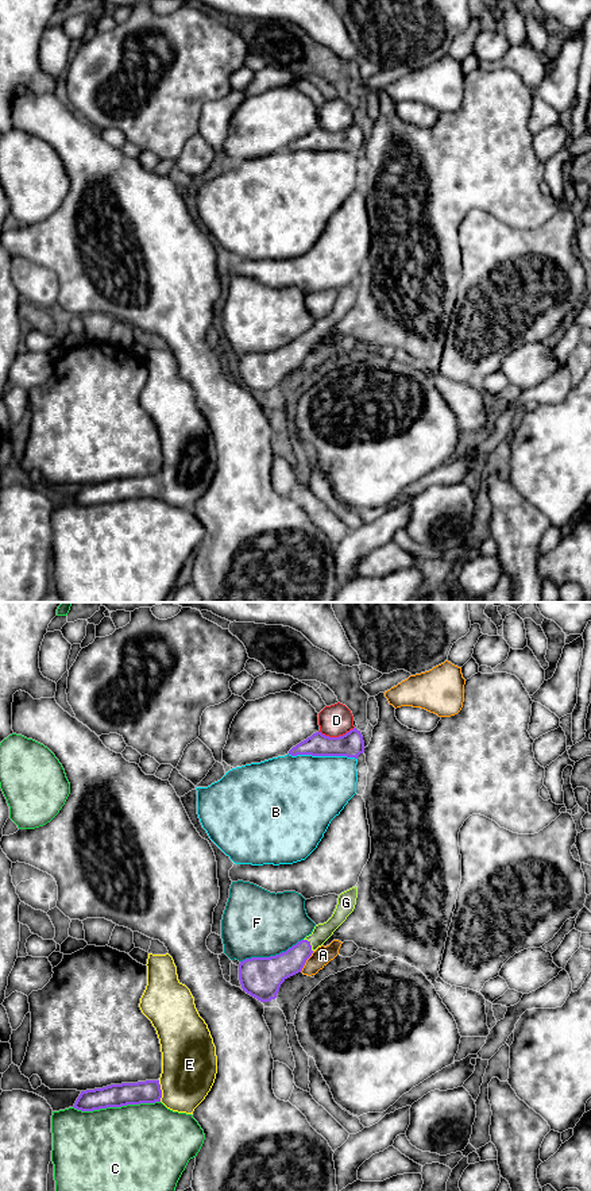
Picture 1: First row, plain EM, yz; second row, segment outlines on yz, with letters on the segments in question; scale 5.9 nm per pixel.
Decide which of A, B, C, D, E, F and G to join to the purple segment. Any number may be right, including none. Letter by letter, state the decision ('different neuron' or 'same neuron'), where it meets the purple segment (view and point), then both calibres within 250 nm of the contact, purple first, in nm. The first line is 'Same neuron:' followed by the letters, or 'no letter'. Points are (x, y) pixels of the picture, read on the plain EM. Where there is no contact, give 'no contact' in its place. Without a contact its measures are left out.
Same neuron: no letter
A: different neuron | yz (305, 357) | 200/110 nm
B: different neuron | yz (323, 150) | 150/460 nm
C: different neuron | yz (116, 501) | 140/500 nm
D: different neuron | yz (336, 133) | 150/190 nm
E: different neuron | yz (161, 486) | 140/340 nm
F: different neuron | yz (271, 351) | 240/400 nm
G: different neuron | yz (309, 339) | 160/110 nm

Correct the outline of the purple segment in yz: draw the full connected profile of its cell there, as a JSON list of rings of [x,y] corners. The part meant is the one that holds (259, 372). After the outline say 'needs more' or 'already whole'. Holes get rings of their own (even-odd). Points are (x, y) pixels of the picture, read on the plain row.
[[[301,335],[279,350],[240,356],[239,375],[243,386],[260,397],[275,394],[281,379],[301,367],[312,348],[310,336]]]; already whole

